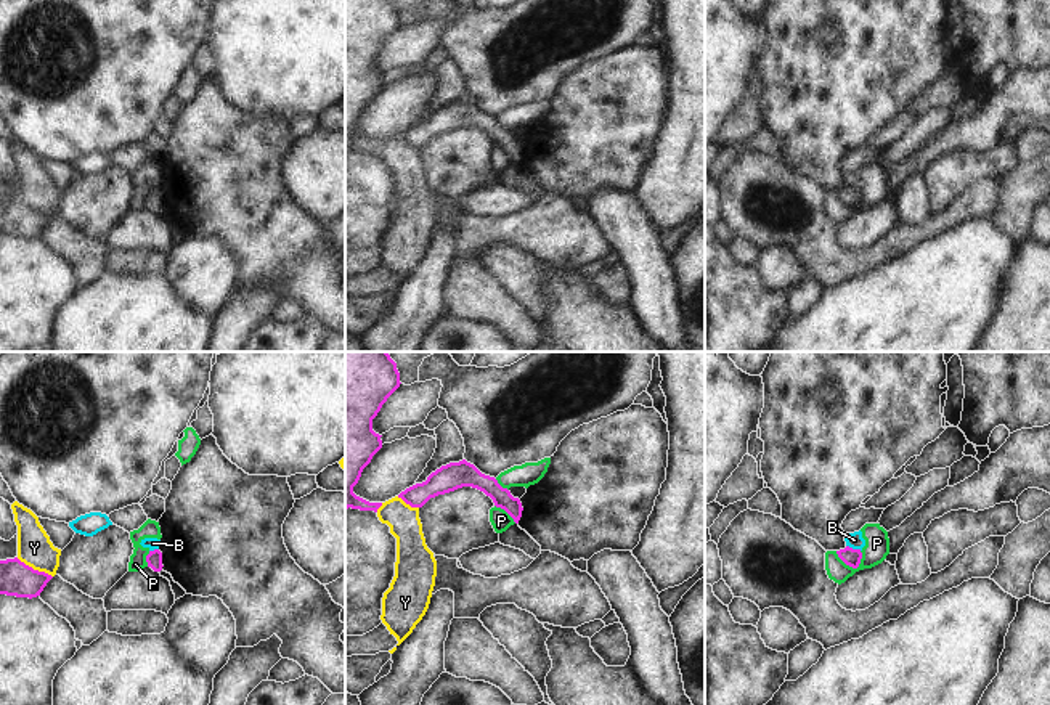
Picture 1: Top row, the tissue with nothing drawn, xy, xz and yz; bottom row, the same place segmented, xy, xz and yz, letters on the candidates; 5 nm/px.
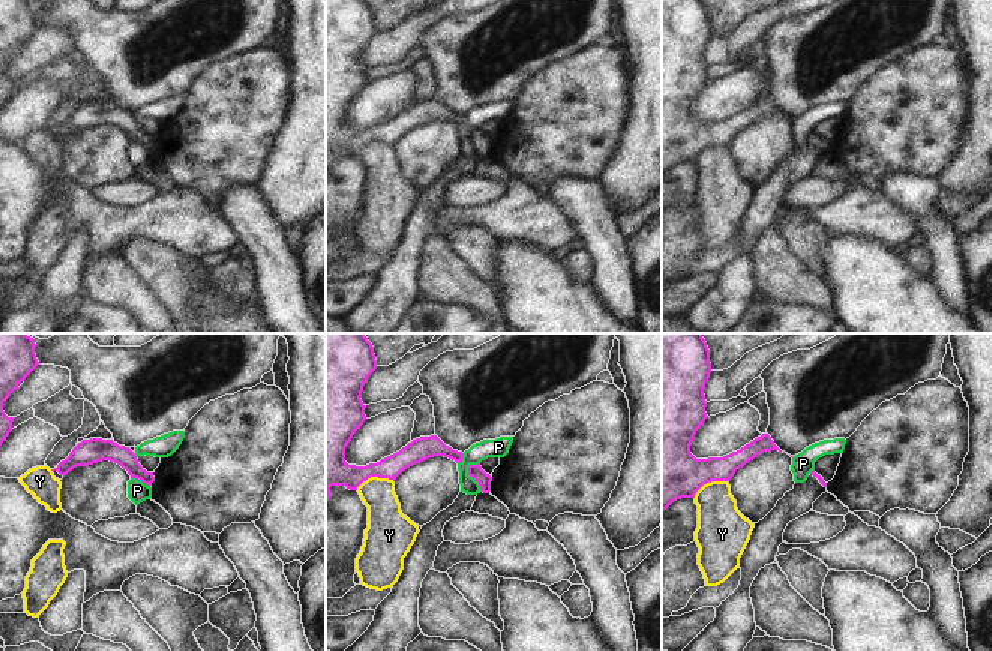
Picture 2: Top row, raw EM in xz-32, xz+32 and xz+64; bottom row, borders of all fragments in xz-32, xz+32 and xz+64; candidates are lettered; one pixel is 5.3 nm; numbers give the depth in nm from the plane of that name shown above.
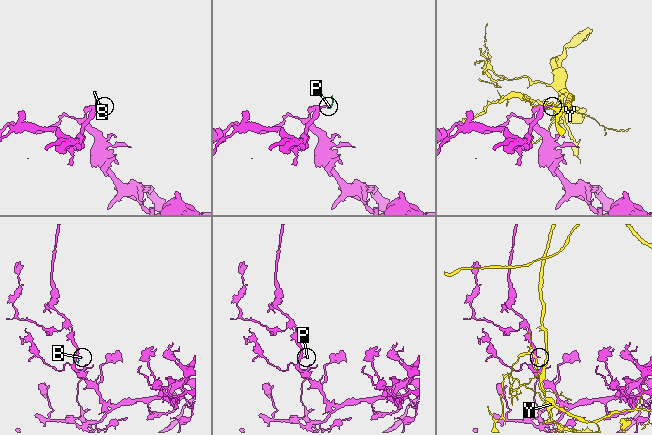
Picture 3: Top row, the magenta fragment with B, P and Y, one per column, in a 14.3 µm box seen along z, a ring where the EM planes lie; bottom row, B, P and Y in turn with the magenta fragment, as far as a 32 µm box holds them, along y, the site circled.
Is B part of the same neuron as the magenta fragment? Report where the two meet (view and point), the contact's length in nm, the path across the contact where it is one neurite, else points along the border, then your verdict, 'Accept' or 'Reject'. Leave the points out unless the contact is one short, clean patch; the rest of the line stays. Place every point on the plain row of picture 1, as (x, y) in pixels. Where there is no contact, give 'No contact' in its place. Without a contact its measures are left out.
Touches magenta at yz (854, 190). Shared border 80 nm. Boundary: yz (846, 185), (861, 190). Reject

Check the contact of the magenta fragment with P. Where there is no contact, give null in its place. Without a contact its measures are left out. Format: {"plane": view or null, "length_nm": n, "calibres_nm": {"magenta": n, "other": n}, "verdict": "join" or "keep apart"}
{"plane": "yz", "length_nm": 150, "calibres_nm": {"magenta": 90, "other": 130}, "verdict": "keep apart"}

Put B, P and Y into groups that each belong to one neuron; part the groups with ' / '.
B P / Y

